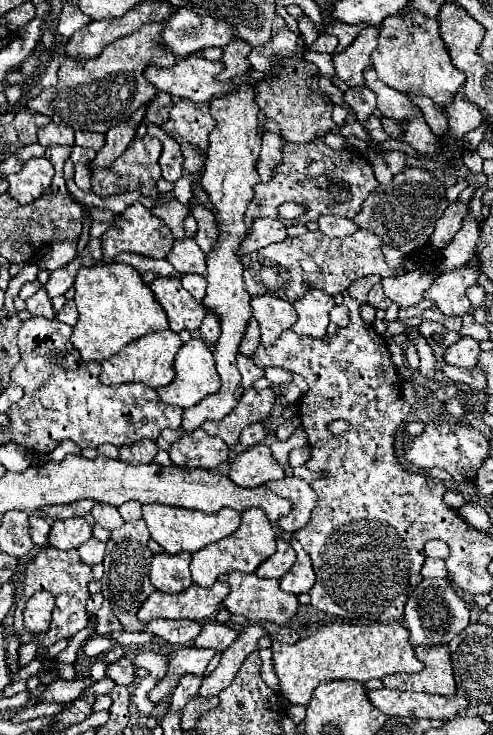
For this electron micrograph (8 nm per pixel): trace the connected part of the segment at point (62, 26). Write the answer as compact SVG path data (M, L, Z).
M63 2L63 8L59 14L59 26L57 26L61 36L71 38L79 28L87 26L89 22L91 18L87 18L87 14L83 14L75 2Z

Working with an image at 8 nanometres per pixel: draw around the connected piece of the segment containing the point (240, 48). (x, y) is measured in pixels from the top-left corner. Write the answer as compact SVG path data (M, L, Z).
M235 38L227 46L223 46L221 62L225 68L219 72L219 80L233 80L235 76L249 74L249 70L251 70L249 62L247 62L249 52L251 52L251 46L241 38Z

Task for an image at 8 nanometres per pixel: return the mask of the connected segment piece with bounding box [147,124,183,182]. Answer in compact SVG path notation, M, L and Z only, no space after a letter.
M149 124L147 127L147 133L150 136L154 136L161 140L163 144L163 154L159 158L159 166L161 166L161 176L163 180L167 182L177 182L181 176L183 176L183 154L181 154L181 148L179 144L167 136L163 130L159 130L155 124Z

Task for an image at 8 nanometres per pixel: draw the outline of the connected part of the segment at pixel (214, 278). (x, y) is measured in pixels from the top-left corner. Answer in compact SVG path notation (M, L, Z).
M241 84L237 90L223 98L215 98L209 102L209 112L217 120L217 126L209 134L209 148L207 148L207 160L205 160L205 172L199 180L199 186L207 192L211 204L213 204L213 214L219 230L219 238L215 242L215 250L207 254L207 274L205 278L201 274L185 274L181 278L183 288L205 306L205 310L211 310L219 316L221 322L221 336L215 344L213 358L217 366L217 374L223 376L221 388L215 394L209 394L199 402L199 406L185 408L183 414L183 430L189 434L195 428L199 428L205 420L221 420L225 418L233 406L239 402L239 394L243 392L241 386L241 372L237 368L237 350L239 342L247 330L247 324L251 320L251 306L249 300L251 296L245 290L245 282L241 278L241 258L239 258L239 246L247 234L245 226L245 210L253 198L253 186L259 182L257 174L257 158L261 152L261 136L257 134L257 114L259 106L255 104L257 90L253 84Z

